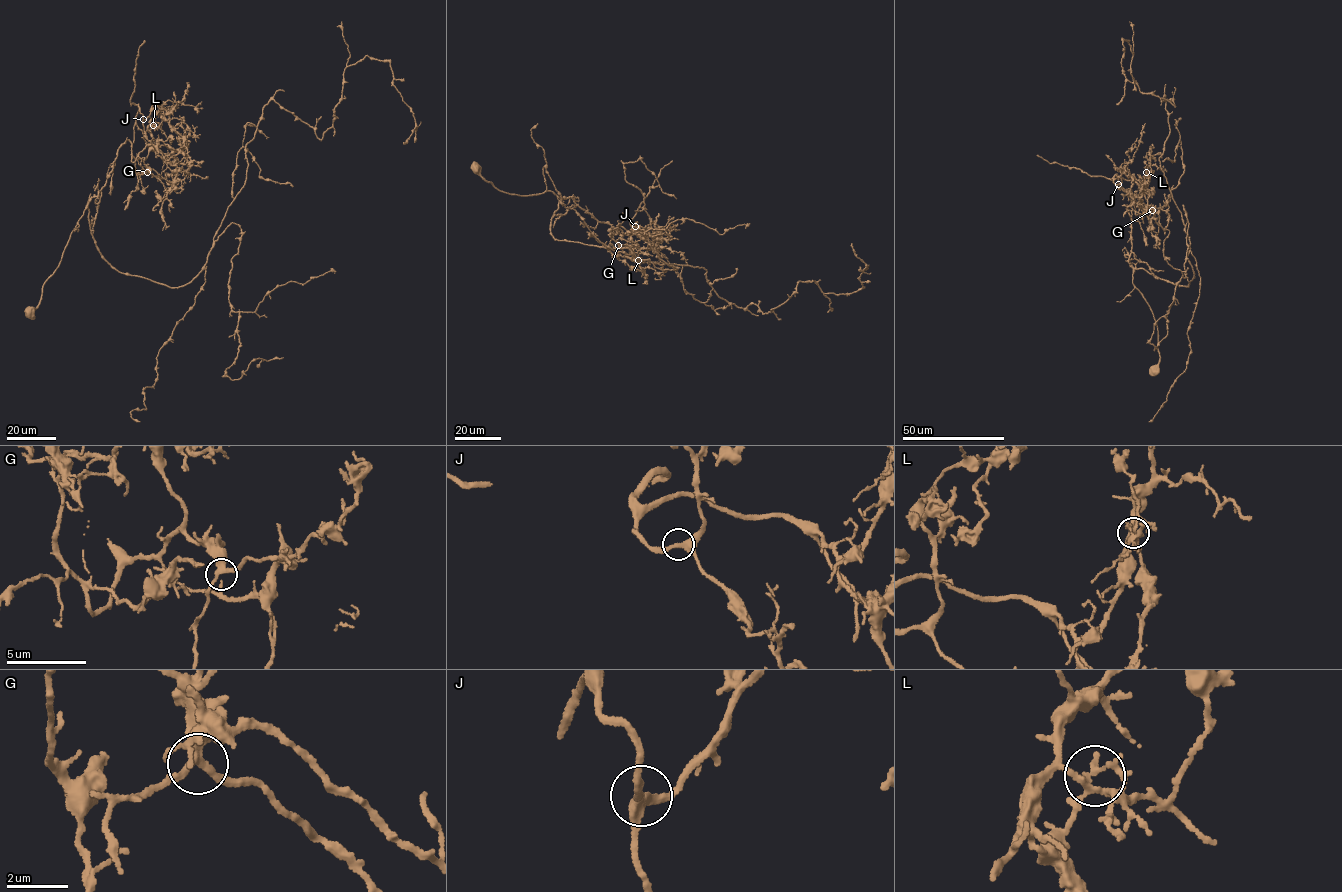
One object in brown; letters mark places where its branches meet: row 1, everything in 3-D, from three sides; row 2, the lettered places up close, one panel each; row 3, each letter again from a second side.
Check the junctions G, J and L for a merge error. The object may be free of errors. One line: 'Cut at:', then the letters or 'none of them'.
Cut at: L

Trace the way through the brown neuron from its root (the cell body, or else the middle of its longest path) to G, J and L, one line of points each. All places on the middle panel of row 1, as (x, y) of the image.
G: (474, 168), (509, 194), (549, 190), (560, 198), (571, 197), (595, 219), (610, 225), (618, 245)
J: (474, 168), (509, 194), (571, 197), (609, 223), (612, 234), (612, 227), (635, 226)
L: (474, 168), (509, 194), (549, 190), (560, 198), (571, 197), (595, 219), (609, 223), (613, 239), (638, 260)

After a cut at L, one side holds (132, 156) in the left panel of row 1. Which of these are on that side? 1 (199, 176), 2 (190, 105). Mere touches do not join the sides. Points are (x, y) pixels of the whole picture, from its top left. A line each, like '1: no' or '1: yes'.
1: no
2: yes

